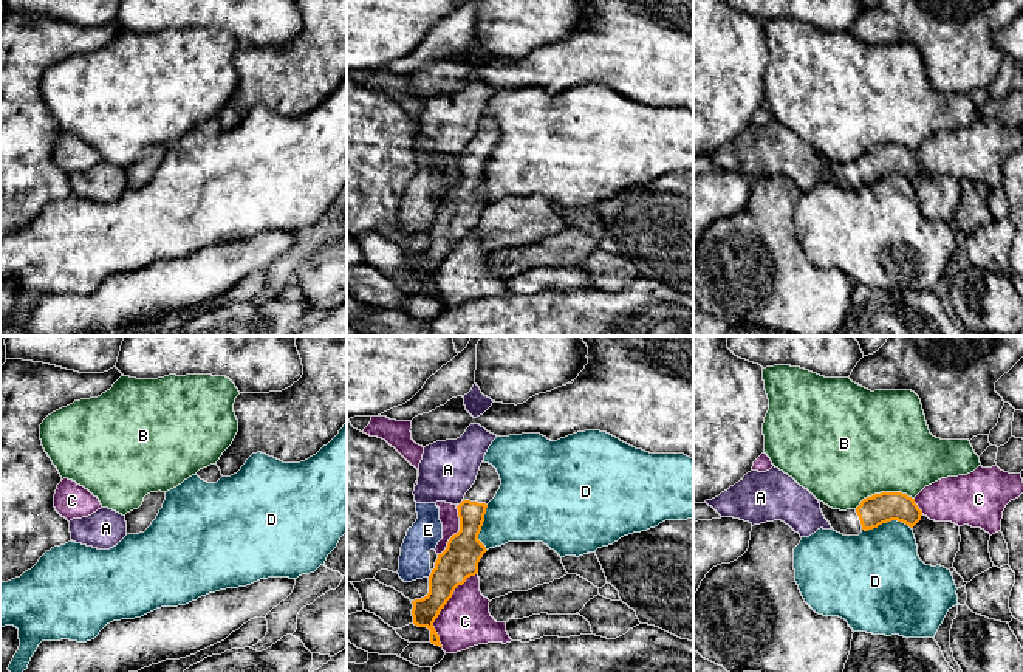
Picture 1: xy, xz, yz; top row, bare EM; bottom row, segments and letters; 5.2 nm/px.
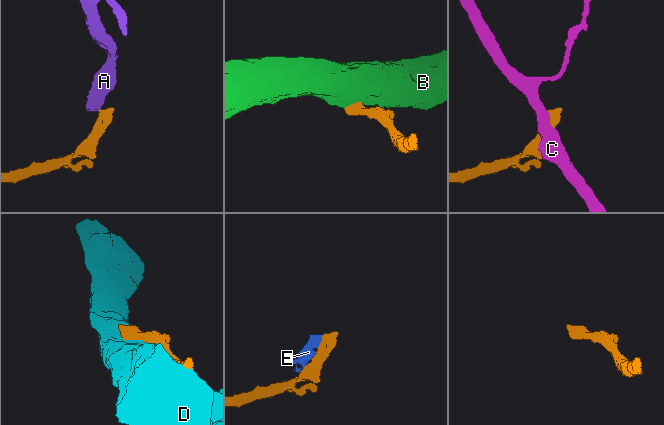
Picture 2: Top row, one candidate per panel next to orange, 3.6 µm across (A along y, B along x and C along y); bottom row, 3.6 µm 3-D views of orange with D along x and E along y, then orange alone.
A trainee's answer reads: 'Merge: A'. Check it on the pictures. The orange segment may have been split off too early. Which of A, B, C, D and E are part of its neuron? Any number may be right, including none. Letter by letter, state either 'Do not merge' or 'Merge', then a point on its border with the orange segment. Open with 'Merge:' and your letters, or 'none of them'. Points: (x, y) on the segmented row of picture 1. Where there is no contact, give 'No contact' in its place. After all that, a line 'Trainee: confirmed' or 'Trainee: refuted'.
Merge: none of them
A: Do not merge. Touches orange at xz (460, 504)
B: Do not merge. Touches orange at yz (884, 493)
C: Do not merge. Touches orange at xz (443, 607)
D: Do not merge. Touches orange at yz (886, 522)
E: Do not merge. Touches orange at xz (431, 573)
Trainee: refuted

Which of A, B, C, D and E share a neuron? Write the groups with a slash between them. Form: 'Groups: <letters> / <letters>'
Groups: A E / B / C / D

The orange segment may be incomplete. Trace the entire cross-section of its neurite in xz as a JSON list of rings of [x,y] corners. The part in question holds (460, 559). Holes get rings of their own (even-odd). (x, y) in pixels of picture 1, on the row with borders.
[[[481,463],[472,488],[457,506],[460,531],[453,534],[446,550],[438,554],[435,568],[429,576],[429,593],[412,601],[413,624],[430,630],[430,643],[441,646],[433,627],[435,619],[452,598],[455,588],[463,585],[467,578],[478,573],[478,562],[488,551],[478,540],[488,503],[500,489],[501,480],[497,469],[489,463]]]

